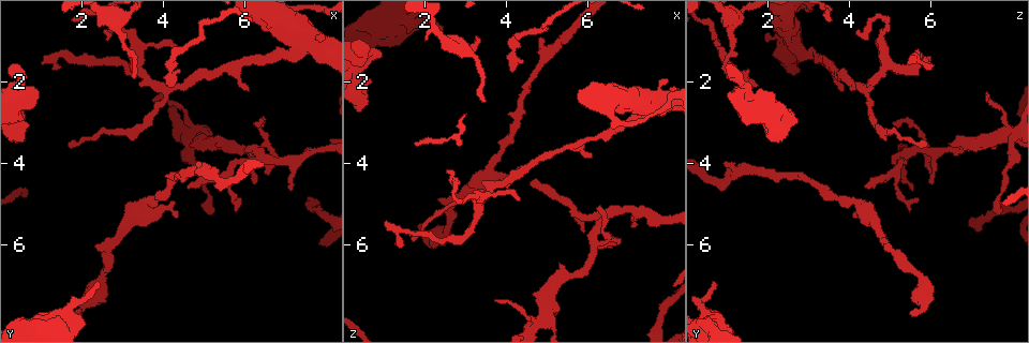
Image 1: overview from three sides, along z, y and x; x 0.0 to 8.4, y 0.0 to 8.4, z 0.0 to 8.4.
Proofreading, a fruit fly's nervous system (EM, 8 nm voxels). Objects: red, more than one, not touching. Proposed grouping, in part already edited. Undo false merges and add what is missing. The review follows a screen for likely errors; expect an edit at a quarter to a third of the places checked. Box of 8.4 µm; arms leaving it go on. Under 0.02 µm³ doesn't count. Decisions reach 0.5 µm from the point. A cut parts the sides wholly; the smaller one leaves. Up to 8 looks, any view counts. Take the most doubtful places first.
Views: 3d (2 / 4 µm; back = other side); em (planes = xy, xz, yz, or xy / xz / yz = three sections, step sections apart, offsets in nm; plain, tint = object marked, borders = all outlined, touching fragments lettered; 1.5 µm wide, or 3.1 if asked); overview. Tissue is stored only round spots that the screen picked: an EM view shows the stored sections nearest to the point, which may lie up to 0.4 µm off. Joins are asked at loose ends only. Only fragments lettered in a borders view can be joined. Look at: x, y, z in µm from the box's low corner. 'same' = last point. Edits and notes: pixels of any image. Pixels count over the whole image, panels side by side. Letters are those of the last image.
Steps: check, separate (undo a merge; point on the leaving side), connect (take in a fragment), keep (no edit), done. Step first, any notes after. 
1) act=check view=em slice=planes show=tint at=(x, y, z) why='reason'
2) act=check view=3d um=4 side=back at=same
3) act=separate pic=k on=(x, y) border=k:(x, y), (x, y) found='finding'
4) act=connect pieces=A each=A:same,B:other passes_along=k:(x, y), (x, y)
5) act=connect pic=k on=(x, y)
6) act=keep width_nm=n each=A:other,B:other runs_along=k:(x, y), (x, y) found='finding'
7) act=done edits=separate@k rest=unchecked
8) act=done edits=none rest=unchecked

act=check view=em slice=planes show=borders at=(2.60, 0.90, 4.15) why='an open end'

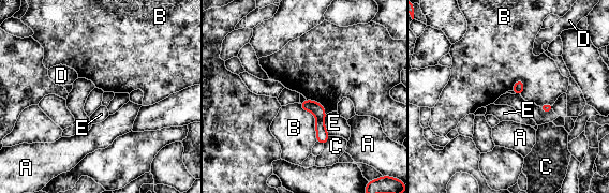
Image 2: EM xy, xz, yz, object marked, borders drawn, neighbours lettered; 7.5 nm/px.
act=keep width_nm=90 each=A:other,B:other,C:other,D:other,E:other runs_along=2:(307, 102), (320, 115), (323, 140) found='no lettered fragment goes on from it'

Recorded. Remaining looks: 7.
act=check view=em slice=xy step=8 show=borders at=(2.40, 6.95, 0.65) why='tapers out'

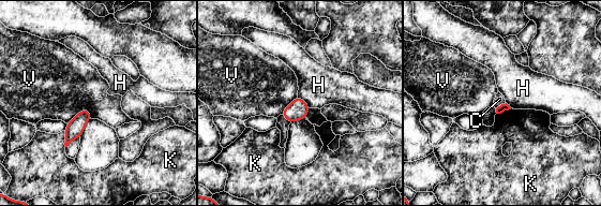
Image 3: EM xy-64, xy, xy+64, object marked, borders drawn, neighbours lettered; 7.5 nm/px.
act=keep each=C:other,H:other,K:other,V:other border=3:(91, 114), (81, 109), (66, 123) found='no lettered fragment goes on from it'

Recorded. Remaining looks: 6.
act=check view=3d um=4 at=(1.95, 7.65, 5.50) why='tapers out'

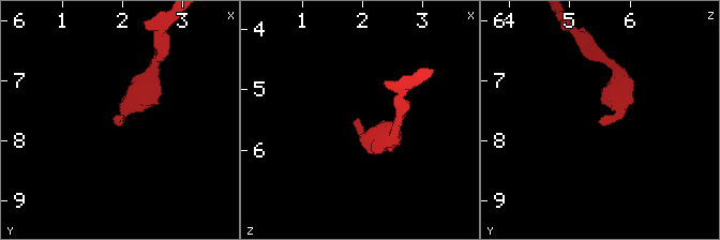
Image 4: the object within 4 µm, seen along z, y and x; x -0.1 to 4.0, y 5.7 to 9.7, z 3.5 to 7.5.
act=check view=em slice=planes show=borders at=(1.95, 7.75, 5.50) why='need the tissue'

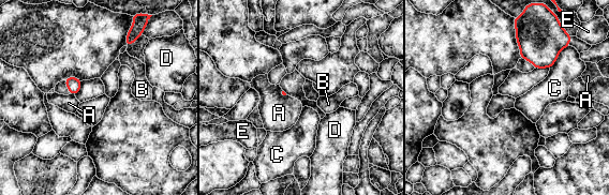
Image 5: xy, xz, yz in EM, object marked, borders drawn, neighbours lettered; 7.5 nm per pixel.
act=keep longest_contact=C:80nm each=A:other,B:other,C:other,D:other,E:other found='no lettered fragment goes on from it'

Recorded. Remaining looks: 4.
act=check view=em slice=xy step=8 show=tint at=(5.95, 1.45, 3.40) why='narrows sharply'

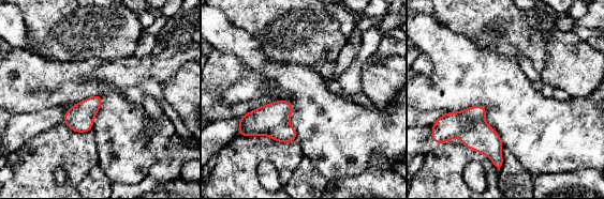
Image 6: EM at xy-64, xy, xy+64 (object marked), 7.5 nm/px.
act=check view=em slice=xy step=8 show=borders at=same

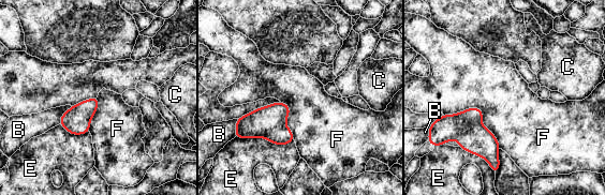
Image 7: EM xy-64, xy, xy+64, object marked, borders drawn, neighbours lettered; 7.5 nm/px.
act=keep each=B:other,C:other,E:other,F:other border=7:(72, 106), (61, 116), (58, 123) found='all the same cell'

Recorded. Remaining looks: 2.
act=done edits=none rest=unchecked

